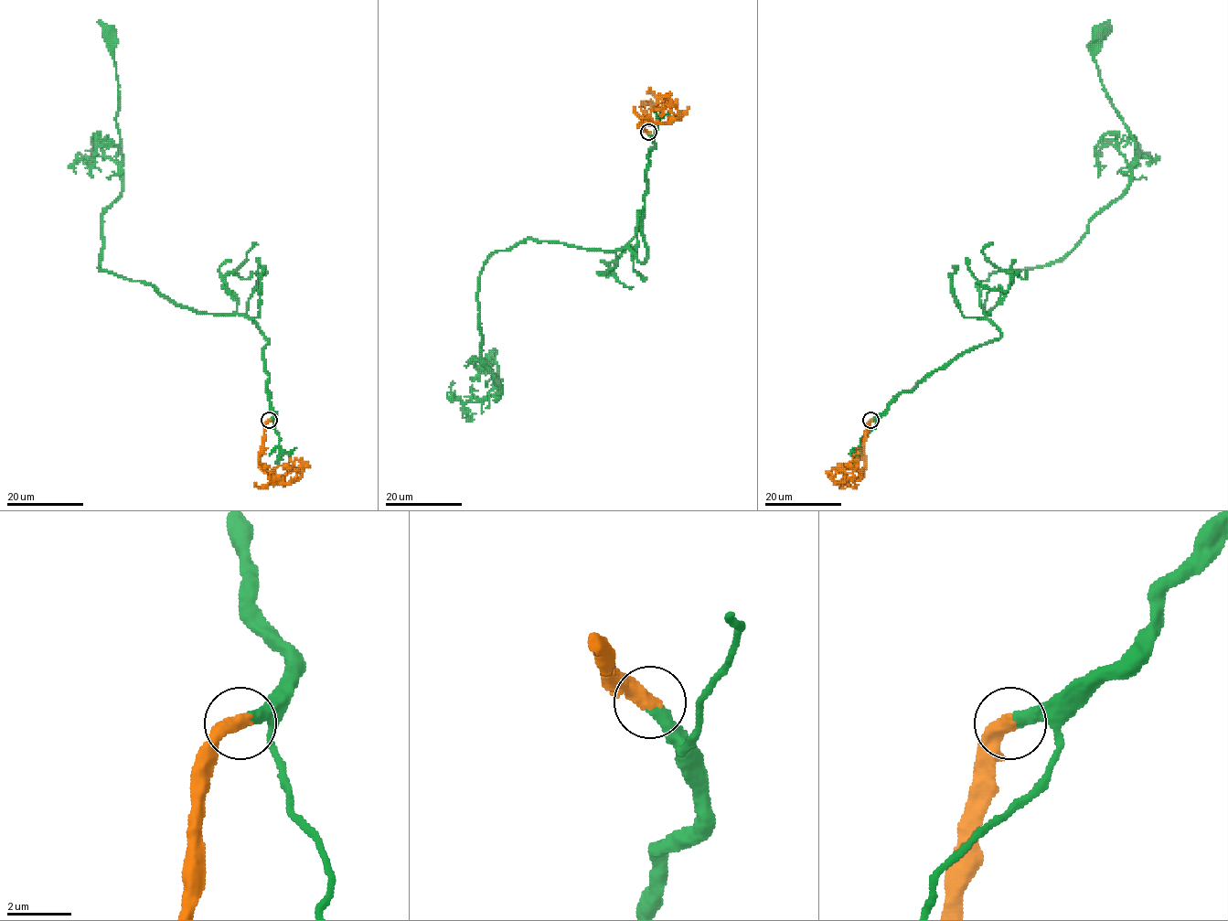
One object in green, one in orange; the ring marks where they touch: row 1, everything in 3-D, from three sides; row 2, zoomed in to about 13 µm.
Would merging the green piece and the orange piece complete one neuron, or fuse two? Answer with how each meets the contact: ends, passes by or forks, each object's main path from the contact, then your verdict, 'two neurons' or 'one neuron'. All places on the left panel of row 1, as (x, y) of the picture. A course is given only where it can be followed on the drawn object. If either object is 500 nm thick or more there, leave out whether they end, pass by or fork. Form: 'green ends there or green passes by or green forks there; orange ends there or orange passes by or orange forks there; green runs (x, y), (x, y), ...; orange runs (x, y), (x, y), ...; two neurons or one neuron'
green ends there; orange ends there; green runs (269, 421), (269, 342), (248, 316), (181, 307), (150, 284), (98, 268), (102, 213), (122, 183), (107, 33); orange runs (269, 421), (260, 463), (278, 476), (285, 476), (293, 466), (288, 466), (289, 469), (290, 466); one neuron

